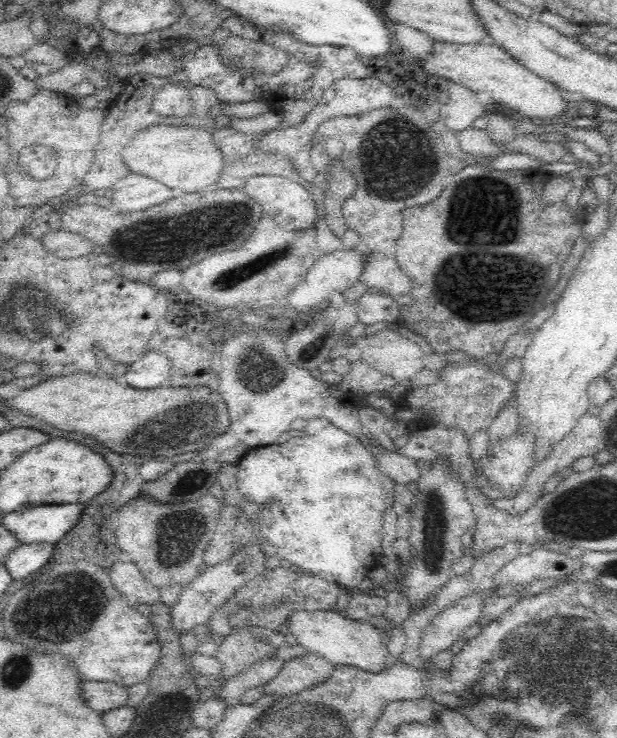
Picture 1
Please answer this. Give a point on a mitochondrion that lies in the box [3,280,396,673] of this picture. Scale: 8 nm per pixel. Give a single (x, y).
(71, 602)

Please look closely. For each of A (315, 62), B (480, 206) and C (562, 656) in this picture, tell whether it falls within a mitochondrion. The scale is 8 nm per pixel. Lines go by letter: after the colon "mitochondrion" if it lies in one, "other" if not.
A: mitochondrion
B: mitochondrion
C: mitochondrion

